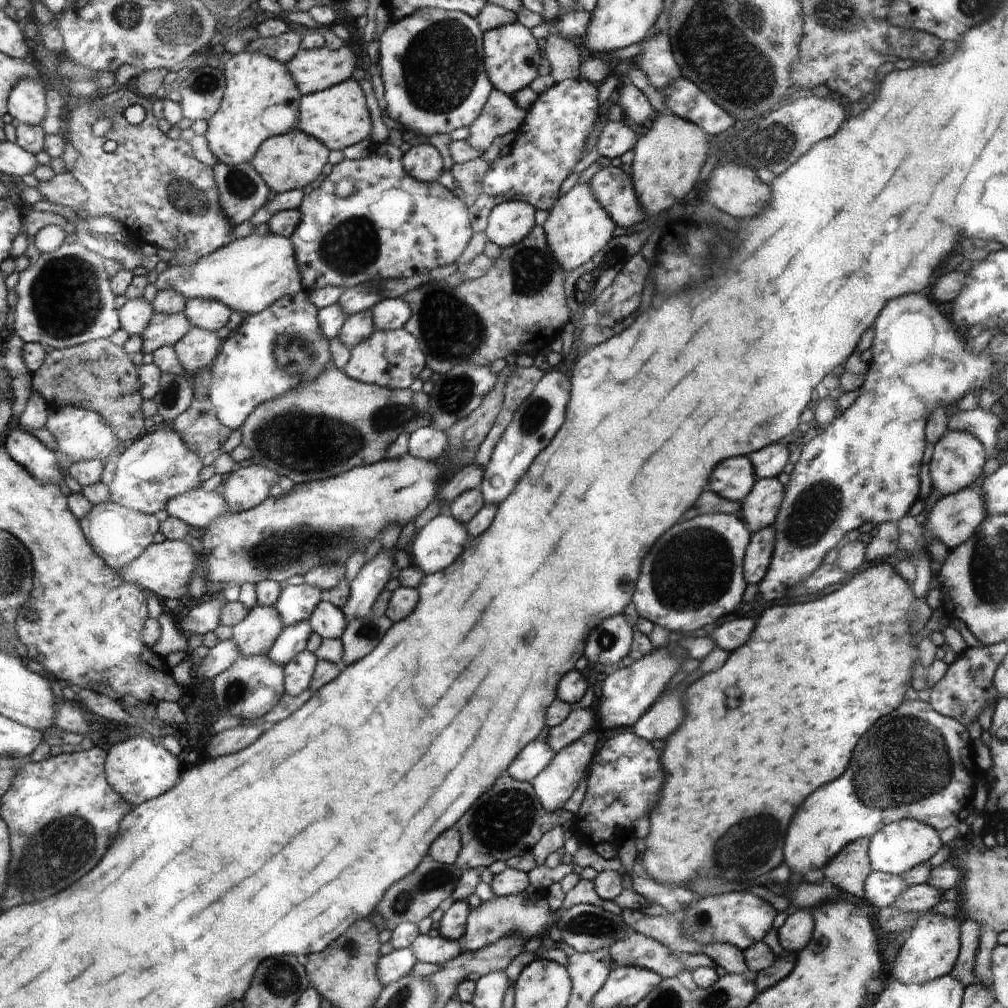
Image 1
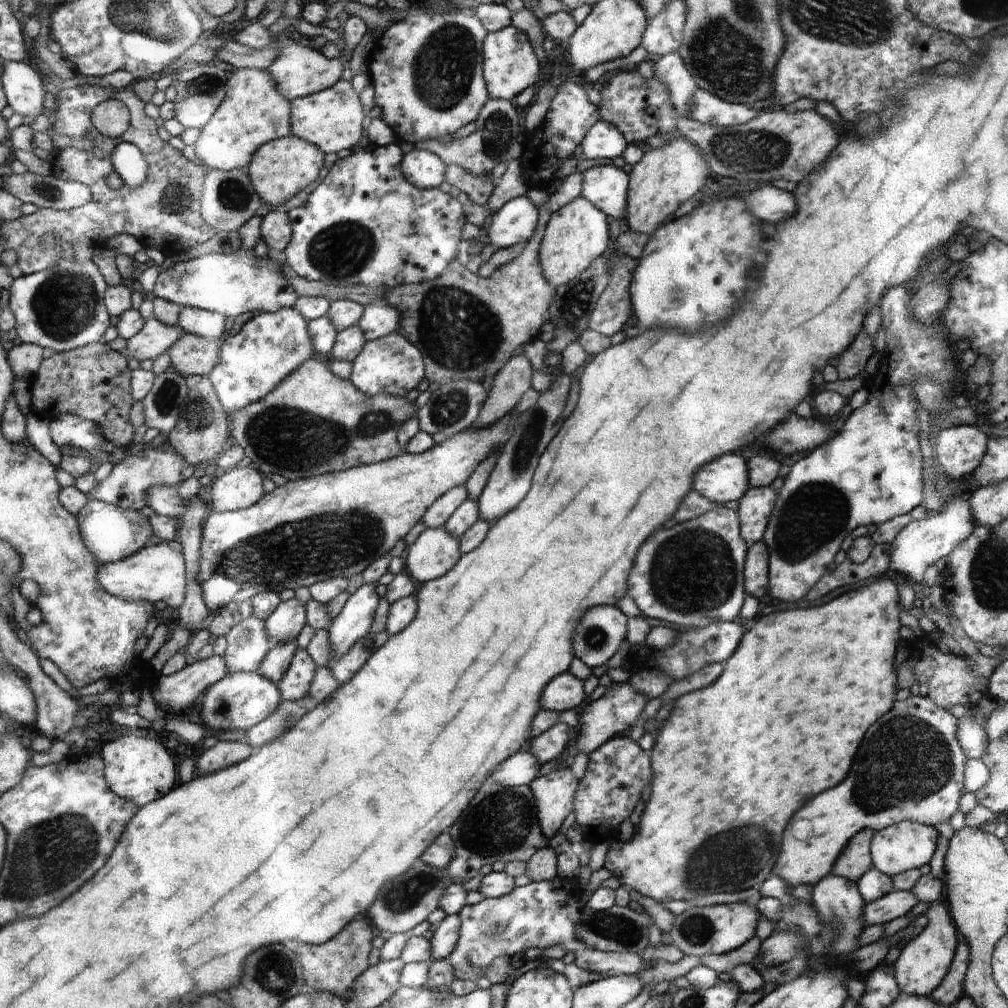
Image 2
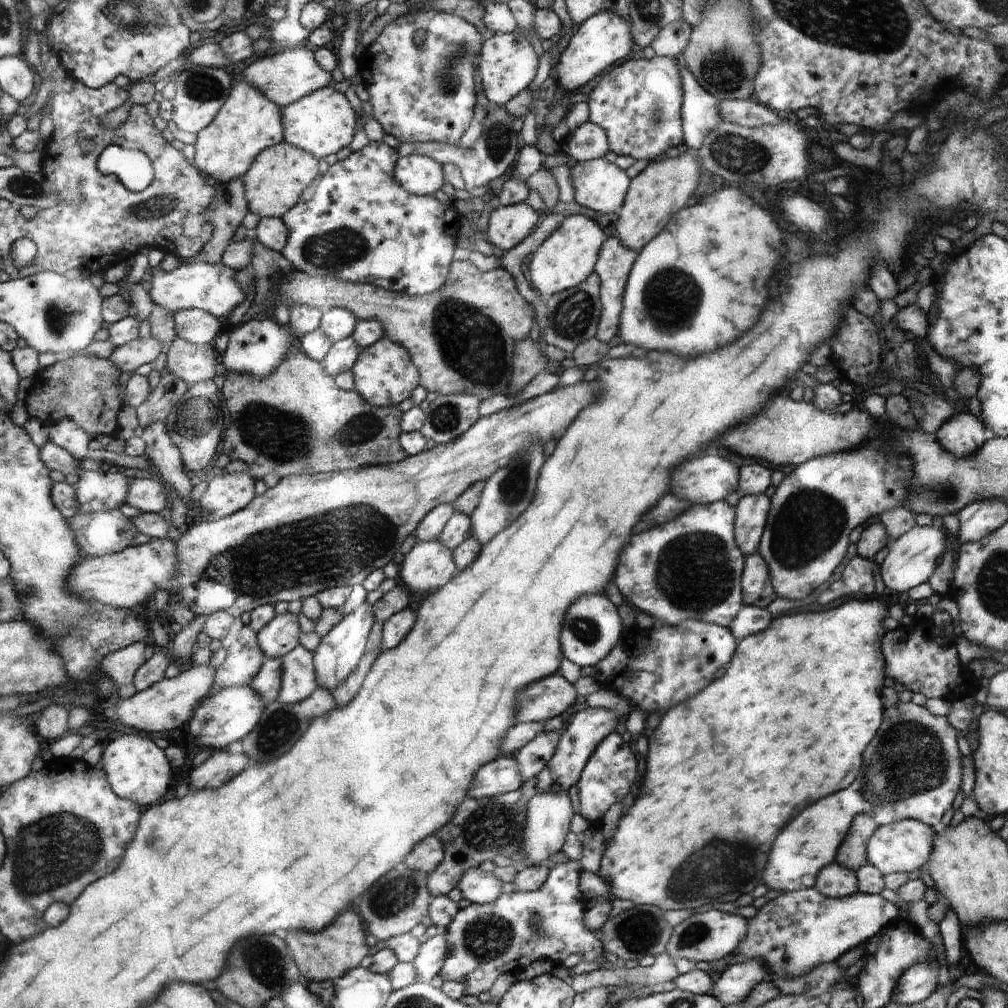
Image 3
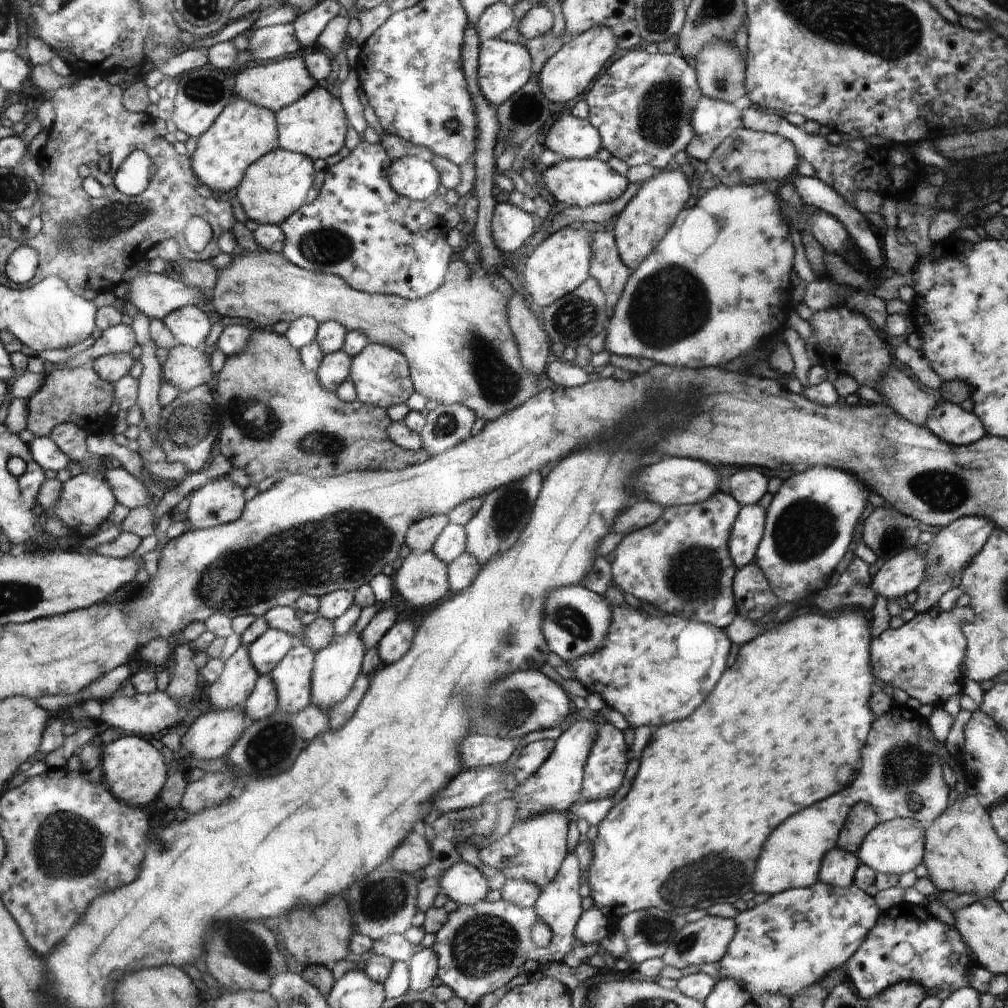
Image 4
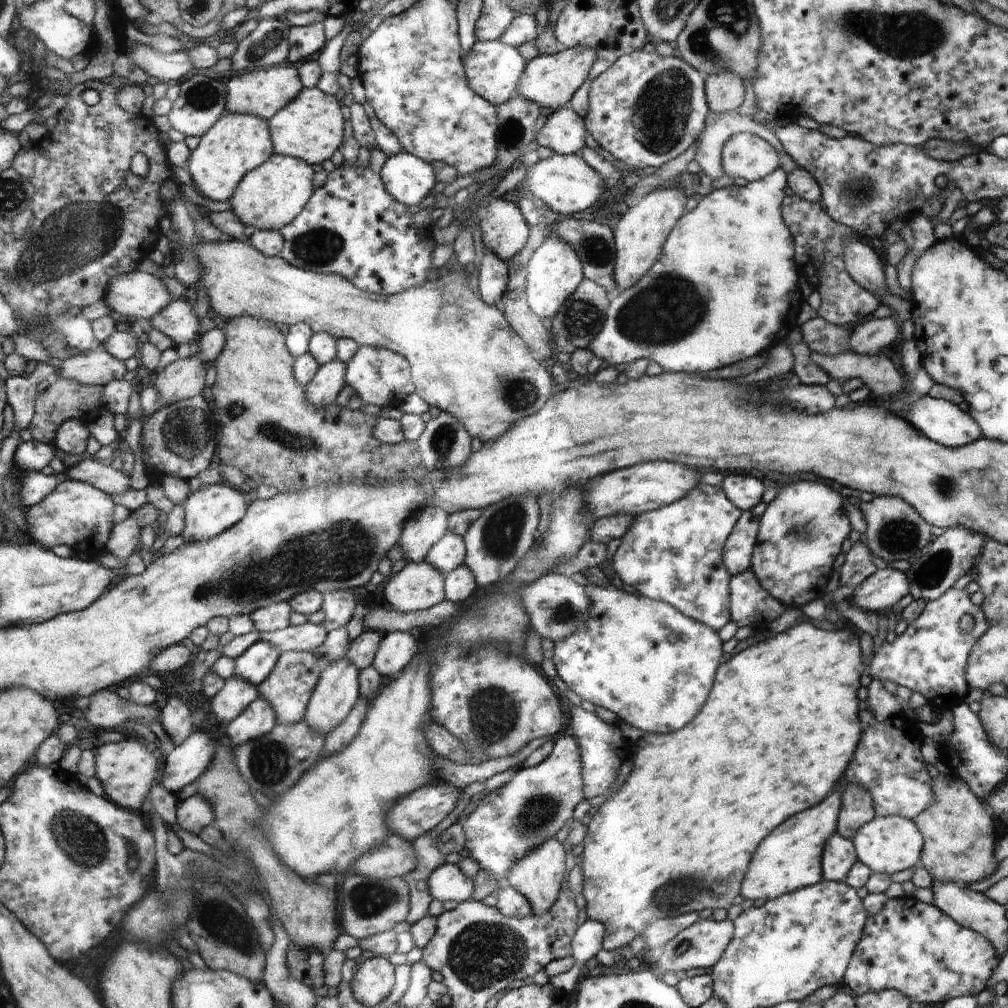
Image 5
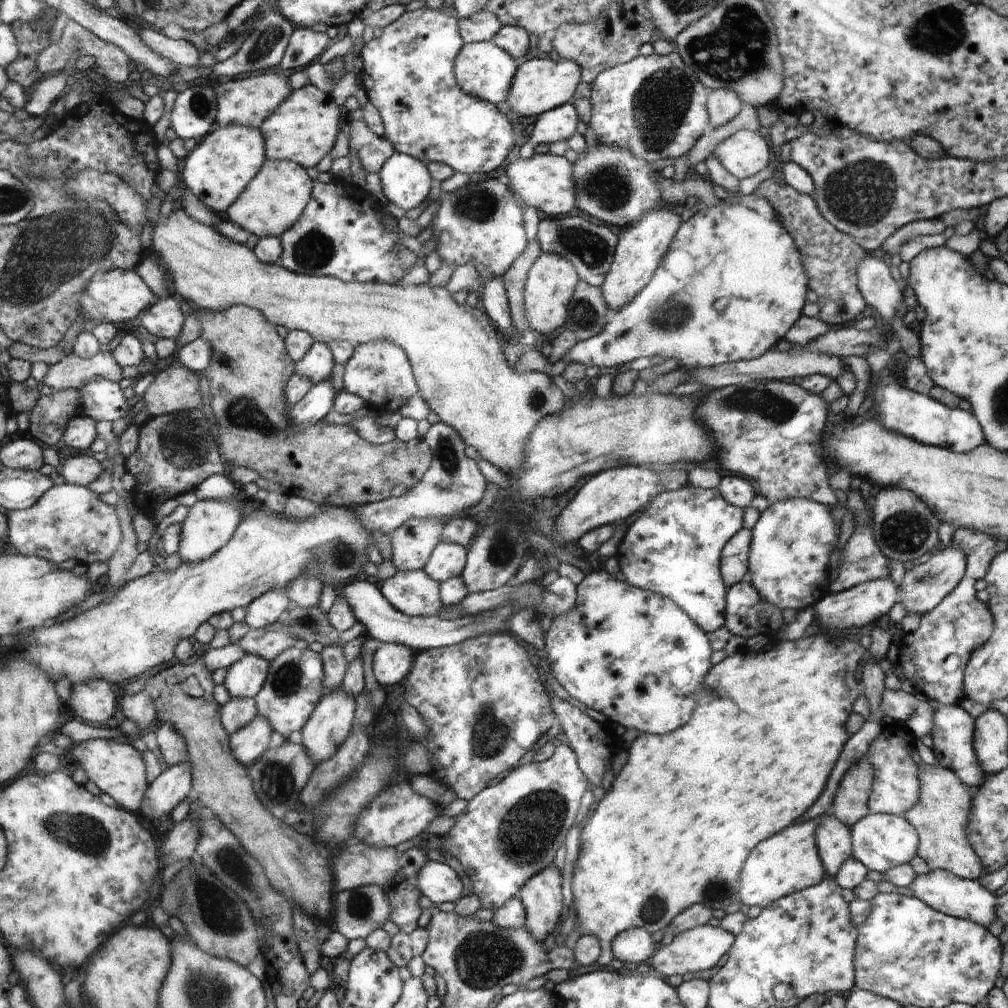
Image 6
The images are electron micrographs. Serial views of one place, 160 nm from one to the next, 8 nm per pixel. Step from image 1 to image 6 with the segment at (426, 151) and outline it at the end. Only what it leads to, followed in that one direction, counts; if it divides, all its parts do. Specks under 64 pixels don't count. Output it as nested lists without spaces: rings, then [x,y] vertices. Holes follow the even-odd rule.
[[[395,152],[378,173],[389,202],[406,211],[418,208],[430,194],[429,170],[422,161],[410,155]]]

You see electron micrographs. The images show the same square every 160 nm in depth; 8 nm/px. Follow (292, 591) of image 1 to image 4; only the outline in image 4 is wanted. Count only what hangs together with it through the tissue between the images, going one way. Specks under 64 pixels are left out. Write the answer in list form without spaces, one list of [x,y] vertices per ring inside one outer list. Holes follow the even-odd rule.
[[[269,628],[252,644],[249,644],[249,659],[259,676],[266,675],[278,666],[289,654],[297,641],[289,633]]]

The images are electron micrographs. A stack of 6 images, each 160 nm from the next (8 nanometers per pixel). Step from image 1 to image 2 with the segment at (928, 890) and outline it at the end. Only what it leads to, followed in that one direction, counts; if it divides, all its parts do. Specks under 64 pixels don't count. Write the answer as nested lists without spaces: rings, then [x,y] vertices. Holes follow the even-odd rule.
[[[892,891],[874,902],[866,903],[862,920],[865,926],[885,925],[896,918],[908,915],[919,902],[911,891]]]

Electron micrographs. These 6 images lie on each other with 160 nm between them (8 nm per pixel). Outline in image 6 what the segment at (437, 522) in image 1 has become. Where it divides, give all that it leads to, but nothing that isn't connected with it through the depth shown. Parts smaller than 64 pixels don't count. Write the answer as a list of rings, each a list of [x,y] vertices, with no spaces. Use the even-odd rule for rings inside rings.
[[[424,569],[421,571],[398,571],[392,578],[379,583],[384,598],[402,614],[408,616],[429,617],[438,615],[444,604],[440,598],[439,582],[434,580]]]

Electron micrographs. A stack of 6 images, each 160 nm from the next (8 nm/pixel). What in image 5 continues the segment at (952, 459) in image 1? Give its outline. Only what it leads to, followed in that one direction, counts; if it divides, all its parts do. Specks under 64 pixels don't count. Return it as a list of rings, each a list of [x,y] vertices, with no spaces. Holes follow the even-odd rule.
[[[923,396],[901,415],[923,435],[945,447],[964,447],[980,439],[977,421],[944,399]]]

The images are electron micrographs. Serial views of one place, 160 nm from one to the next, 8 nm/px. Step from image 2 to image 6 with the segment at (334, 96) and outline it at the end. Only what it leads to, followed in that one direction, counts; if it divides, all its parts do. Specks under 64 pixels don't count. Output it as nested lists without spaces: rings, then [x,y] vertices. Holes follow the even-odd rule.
[[[308,83],[302,88],[293,90],[290,100],[278,108],[278,112],[270,115],[270,120],[262,124],[258,130],[265,137],[266,158],[272,160],[289,160],[304,168],[316,166],[330,150],[338,134],[338,120],[340,112],[331,93],[322,92]]]

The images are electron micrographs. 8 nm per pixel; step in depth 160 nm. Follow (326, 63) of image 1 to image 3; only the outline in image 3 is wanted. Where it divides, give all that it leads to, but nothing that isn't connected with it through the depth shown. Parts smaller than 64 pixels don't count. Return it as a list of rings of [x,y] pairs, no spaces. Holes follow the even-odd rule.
[[[306,46],[285,49],[272,56],[261,55],[258,59],[252,60],[243,70],[243,75],[244,81],[253,85],[283,109],[319,88],[328,87],[333,82],[331,73],[326,72],[317,60],[314,60],[313,52]]]

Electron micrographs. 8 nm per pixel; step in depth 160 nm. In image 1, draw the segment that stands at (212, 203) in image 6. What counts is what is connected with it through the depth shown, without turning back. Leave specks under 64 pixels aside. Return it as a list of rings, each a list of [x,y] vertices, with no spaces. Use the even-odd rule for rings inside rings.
[[[242,51],[240,54],[234,54],[234,56],[228,58],[223,72],[226,79],[223,99],[212,118],[207,120],[208,128],[203,135],[206,138],[210,152],[214,154],[218,162],[227,165],[250,163],[266,139],[285,135],[297,128],[300,122],[302,94],[287,66],[262,53]]]

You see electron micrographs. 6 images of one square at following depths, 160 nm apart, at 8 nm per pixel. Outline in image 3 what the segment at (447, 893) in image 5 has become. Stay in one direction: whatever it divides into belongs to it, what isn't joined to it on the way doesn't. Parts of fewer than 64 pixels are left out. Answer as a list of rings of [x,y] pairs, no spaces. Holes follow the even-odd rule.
[[[480,867],[470,869],[461,876],[458,890],[468,902],[490,904],[500,898],[503,882],[492,873],[482,871]]]

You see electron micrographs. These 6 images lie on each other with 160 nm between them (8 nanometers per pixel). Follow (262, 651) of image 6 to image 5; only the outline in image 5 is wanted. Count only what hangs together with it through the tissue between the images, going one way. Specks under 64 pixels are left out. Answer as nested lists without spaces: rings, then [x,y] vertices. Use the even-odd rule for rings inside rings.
[[[307,621],[301,625],[290,625],[272,632],[261,632],[258,641],[268,642],[284,651],[308,651],[320,650],[321,644],[326,640],[327,630],[323,623],[313,624]]]

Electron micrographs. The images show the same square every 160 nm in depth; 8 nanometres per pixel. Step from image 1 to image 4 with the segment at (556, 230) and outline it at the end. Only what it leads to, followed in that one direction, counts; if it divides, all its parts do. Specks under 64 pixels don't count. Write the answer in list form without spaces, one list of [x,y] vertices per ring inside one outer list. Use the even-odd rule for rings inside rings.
[[[566,226],[536,244],[523,269],[523,285],[527,287],[529,301],[538,311],[550,306],[565,294],[570,294],[589,277],[590,233],[583,227],[574,229],[572,226]]]

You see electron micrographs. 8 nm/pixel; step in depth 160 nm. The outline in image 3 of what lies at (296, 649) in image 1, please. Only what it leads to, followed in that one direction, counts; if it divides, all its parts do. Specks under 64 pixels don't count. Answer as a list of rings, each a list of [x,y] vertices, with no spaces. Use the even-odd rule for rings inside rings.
[[[282,658],[265,659],[261,670],[253,680],[250,688],[262,698],[264,708],[273,703],[281,694],[281,684],[284,682],[284,664]]]

